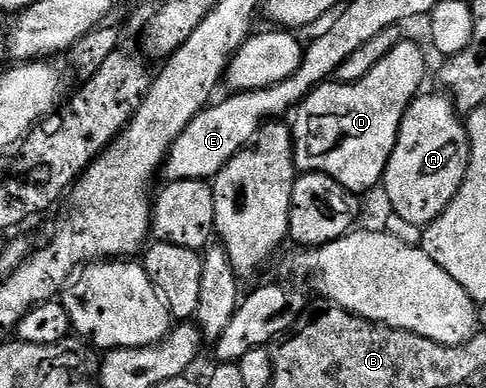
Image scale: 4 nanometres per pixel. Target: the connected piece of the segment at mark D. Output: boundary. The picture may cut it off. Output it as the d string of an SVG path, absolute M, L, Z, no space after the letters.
M403 41L368 77L355 83L321 83L298 104L293 116L295 168L308 175L332 177L359 197L377 188L392 157L404 113L423 90L425 79L426 55L421 45Z

